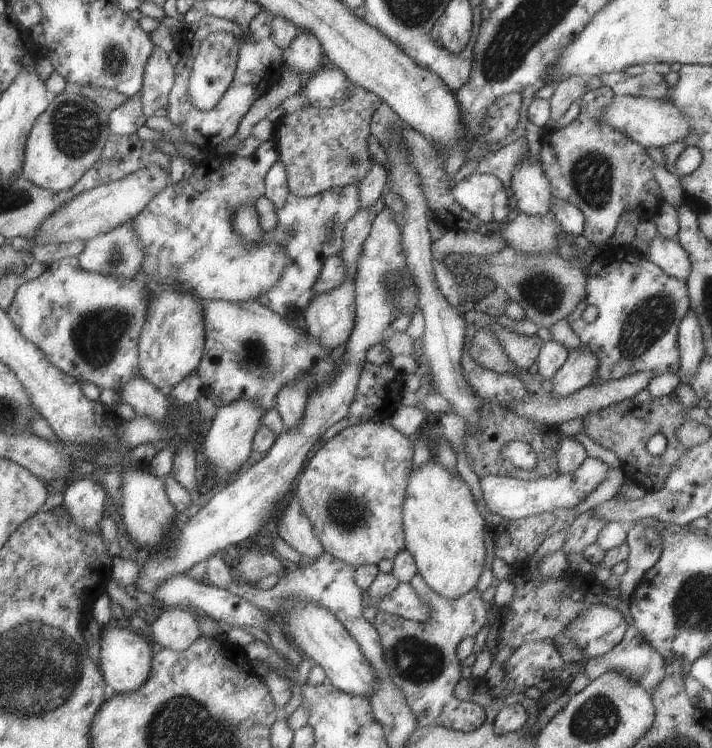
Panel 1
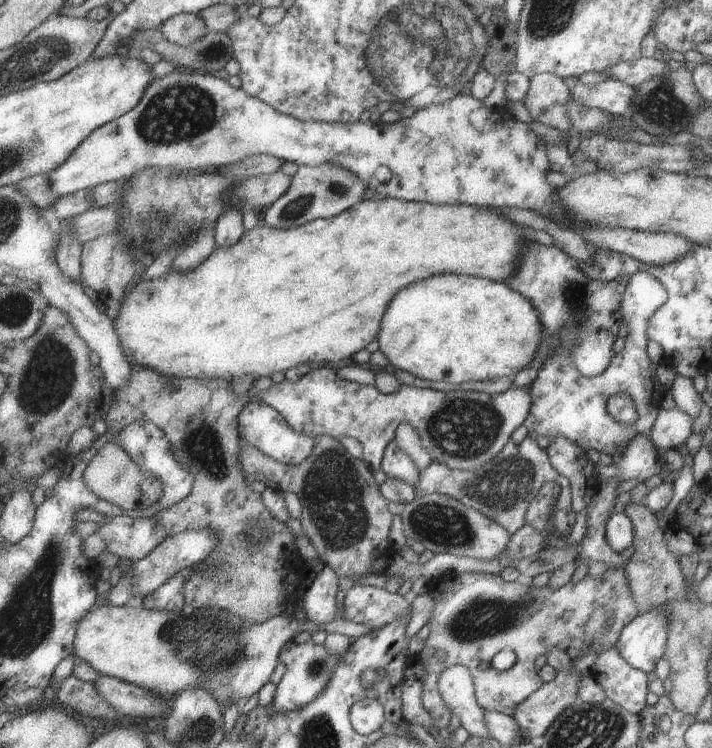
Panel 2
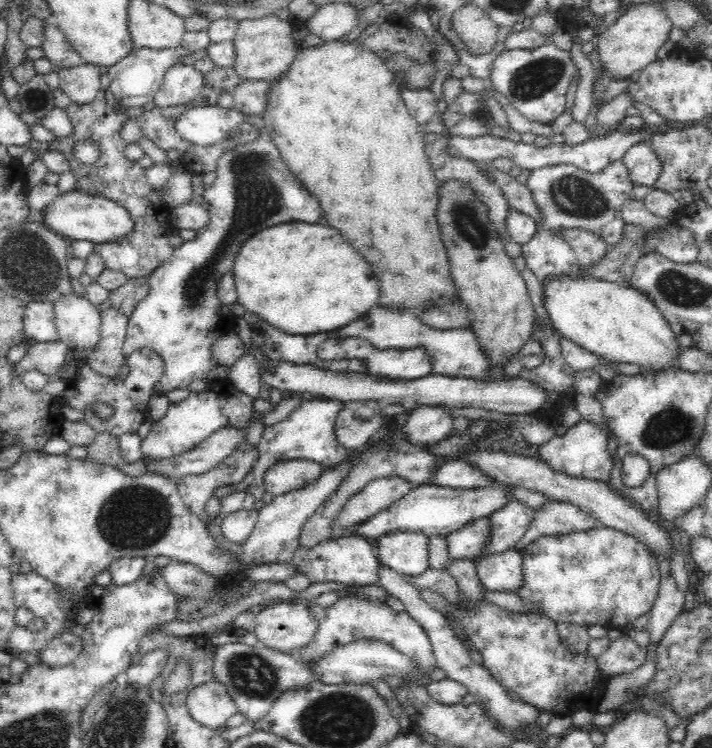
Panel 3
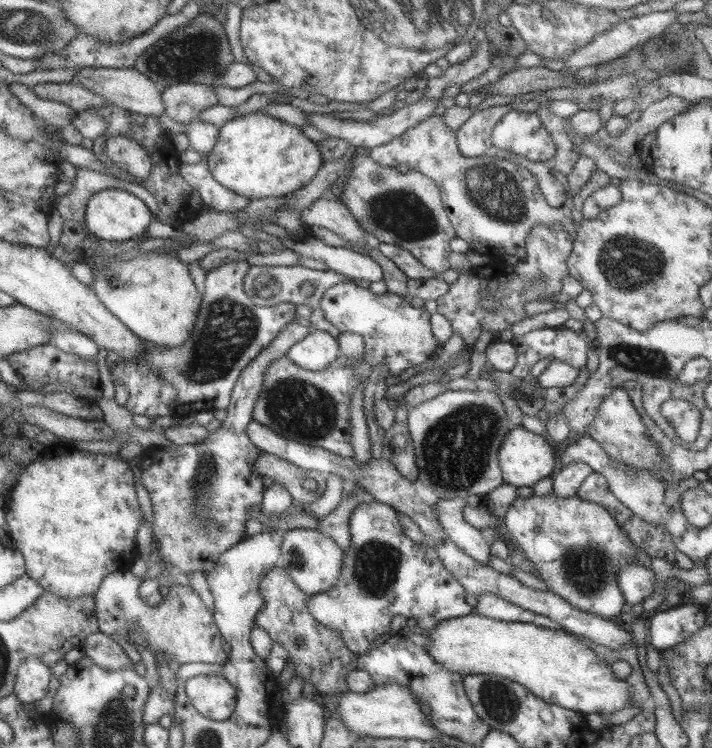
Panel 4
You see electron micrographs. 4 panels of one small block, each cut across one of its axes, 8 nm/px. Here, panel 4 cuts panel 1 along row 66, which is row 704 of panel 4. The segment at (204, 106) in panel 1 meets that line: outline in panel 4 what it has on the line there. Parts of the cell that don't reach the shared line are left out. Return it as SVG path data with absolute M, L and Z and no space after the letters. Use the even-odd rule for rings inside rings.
M219 674L189 677L185 693L197 713L213 721L230 718L236 706L237 691Z

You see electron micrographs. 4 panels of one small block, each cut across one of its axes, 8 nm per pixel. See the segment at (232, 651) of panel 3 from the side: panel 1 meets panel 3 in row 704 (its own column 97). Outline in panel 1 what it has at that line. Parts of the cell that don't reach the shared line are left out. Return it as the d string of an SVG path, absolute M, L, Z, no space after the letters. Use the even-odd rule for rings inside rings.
M131 220L124 224L117 224L116 228L109 228L107 232L85 240L85 246L77 256L77 260L79 268L85 272L105 274L105 276L113 276L117 280L137 278L139 268L143 264L143 250L135 236L135 228L131 228Z

